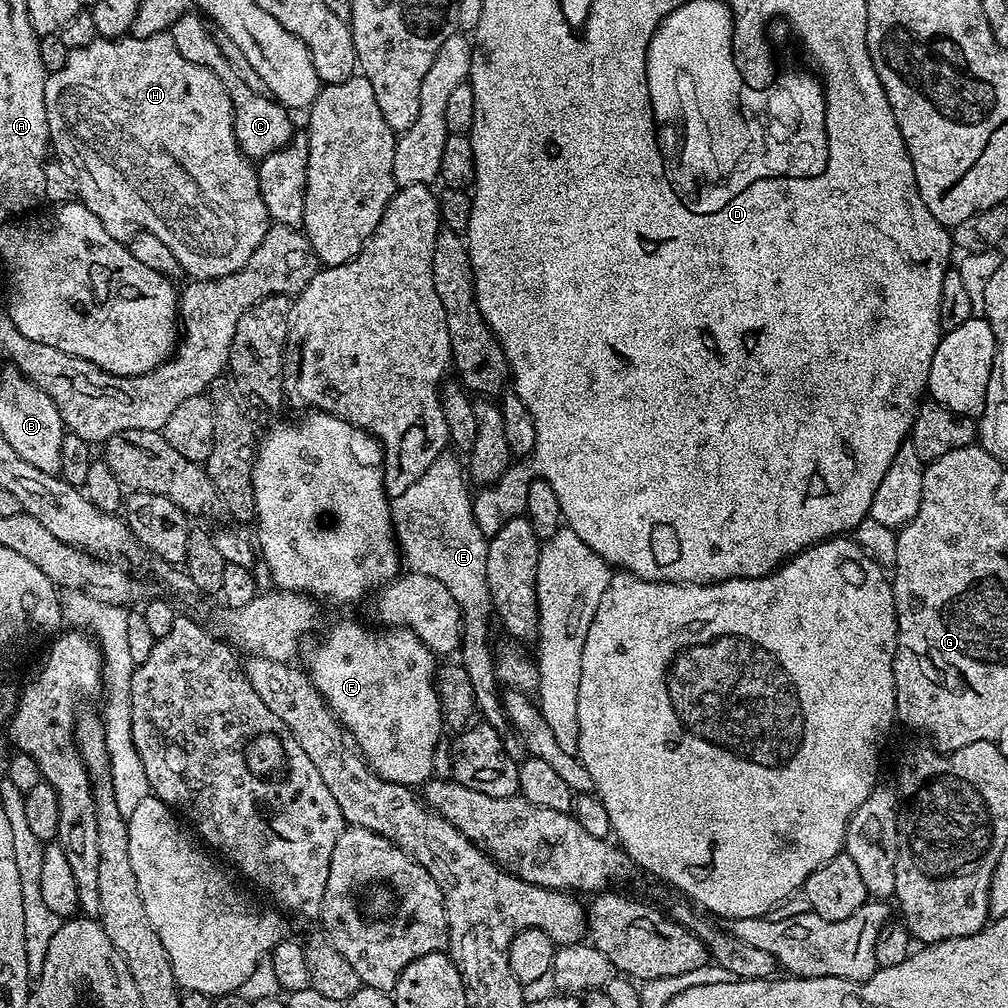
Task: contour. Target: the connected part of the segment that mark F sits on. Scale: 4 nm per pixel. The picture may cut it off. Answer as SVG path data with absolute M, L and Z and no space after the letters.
M352 620L334 625L321 638L320 644L313 646L306 665L308 677L332 709L332 715L344 725L345 732L372 771L395 784L420 786L433 779L434 750L442 742L440 732L444 728L440 695L436 693L438 656L408 628L372 628L363 628Z

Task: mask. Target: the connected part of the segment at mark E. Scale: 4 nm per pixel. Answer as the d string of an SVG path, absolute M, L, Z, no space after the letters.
M445 450L430 467L426 474L406 490L406 494L395 497L392 505L392 525L396 527L396 542L400 546L402 560L411 571L418 574L430 574L438 578L446 590L458 602L462 617L462 639L458 649L466 674L470 674L470 686L474 686L474 698L483 723L491 726L502 738L506 754L520 762L528 756L524 740L508 721L504 713L504 701L501 693L496 693L498 681L494 663L494 648L488 645L488 615L494 609L490 590L486 582L486 550L488 537L484 536L472 512L473 497L468 494L469 481L465 469Z

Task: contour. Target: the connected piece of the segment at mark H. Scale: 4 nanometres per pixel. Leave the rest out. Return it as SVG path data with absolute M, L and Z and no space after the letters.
M159 32L150 38L134 38L132 35L119 38L98 38L81 48L73 48L66 58L62 70L47 73L44 82L46 98L46 118L48 119L48 138L57 157L63 158L76 174L79 199L106 226L110 238L127 242L138 232L149 232L154 238L170 246L170 254L180 263L181 269L194 280L217 280L226 274L234 274L250 262L250 254L258 250L258 242L266 238L270 223L266 202L262 202L262 190L258 186L257 165L245 156L236 145L234 130L234 110L232 99L226 86L206 66L182 58L174 38L168 32Z

